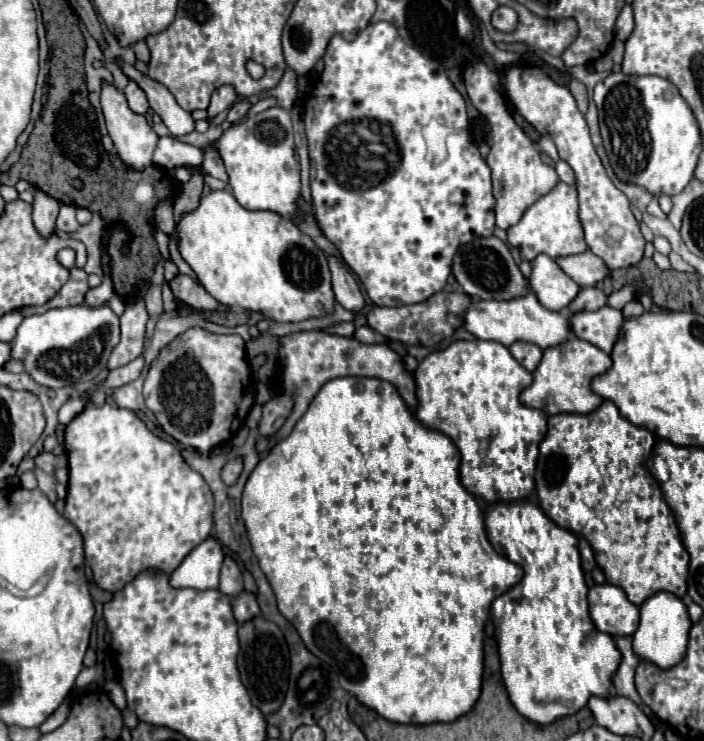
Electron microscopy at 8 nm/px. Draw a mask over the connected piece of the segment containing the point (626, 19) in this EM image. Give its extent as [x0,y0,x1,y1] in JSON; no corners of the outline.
[616,5,634,41]

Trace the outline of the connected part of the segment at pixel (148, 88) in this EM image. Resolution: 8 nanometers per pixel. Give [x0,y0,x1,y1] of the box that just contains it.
[122,65,194,137]

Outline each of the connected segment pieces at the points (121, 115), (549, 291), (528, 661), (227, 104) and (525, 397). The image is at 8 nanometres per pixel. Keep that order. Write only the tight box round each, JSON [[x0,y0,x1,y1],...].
[[100,81,158,169],[530,255,580,311],[486,501,622,725],[208,85,238,119],[520,337,612,415]]

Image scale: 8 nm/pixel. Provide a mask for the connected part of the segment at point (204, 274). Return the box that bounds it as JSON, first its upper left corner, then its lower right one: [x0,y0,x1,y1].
[176,191,334,323]

